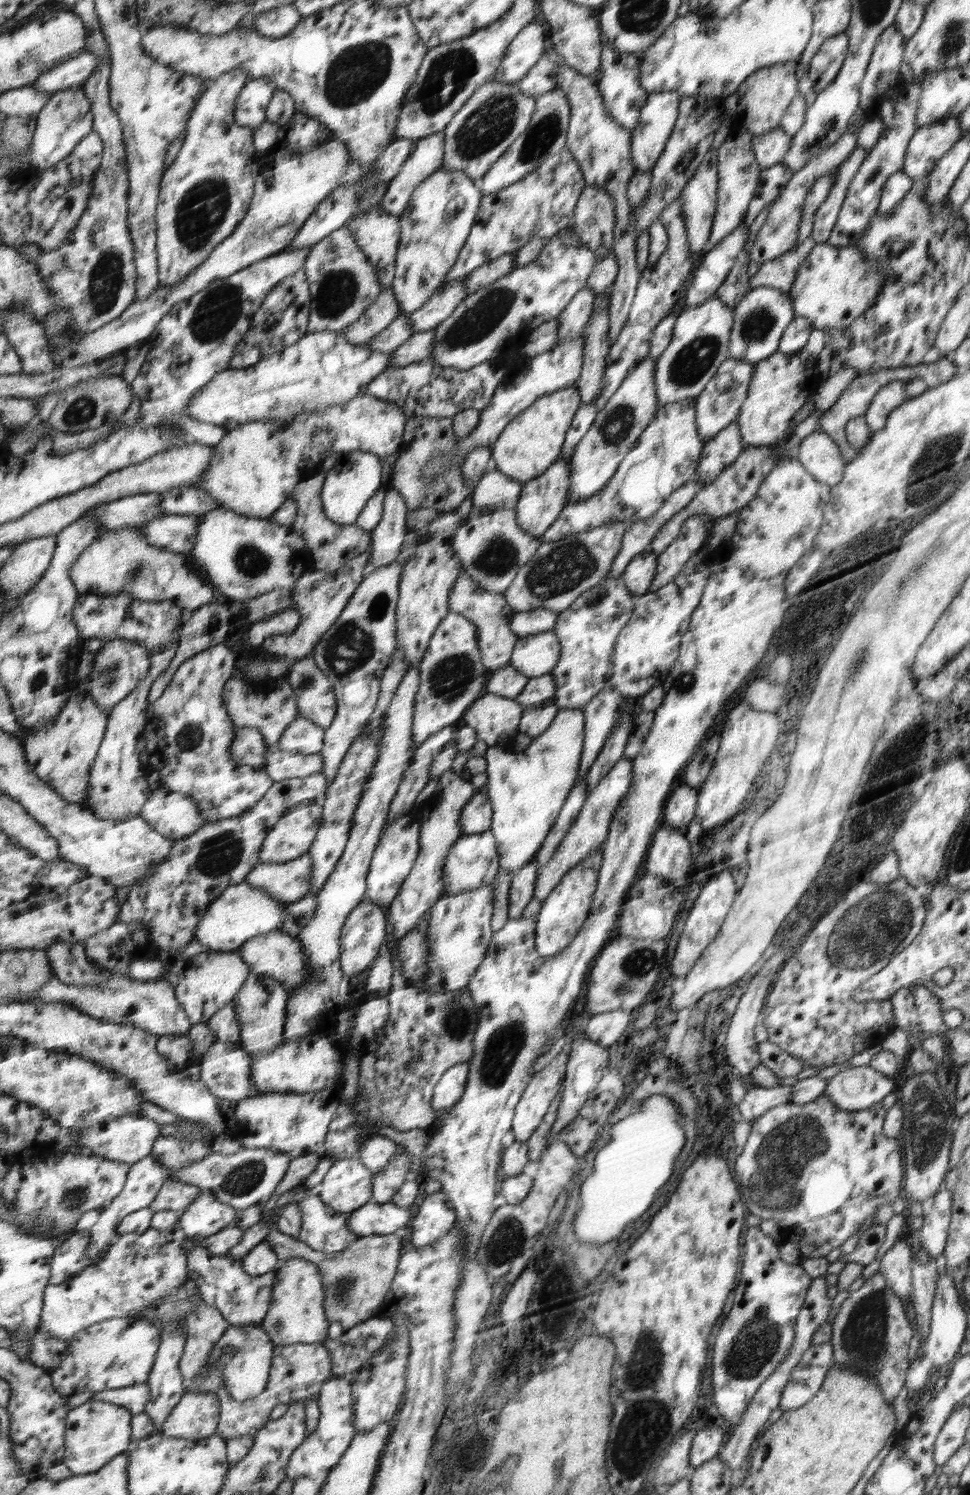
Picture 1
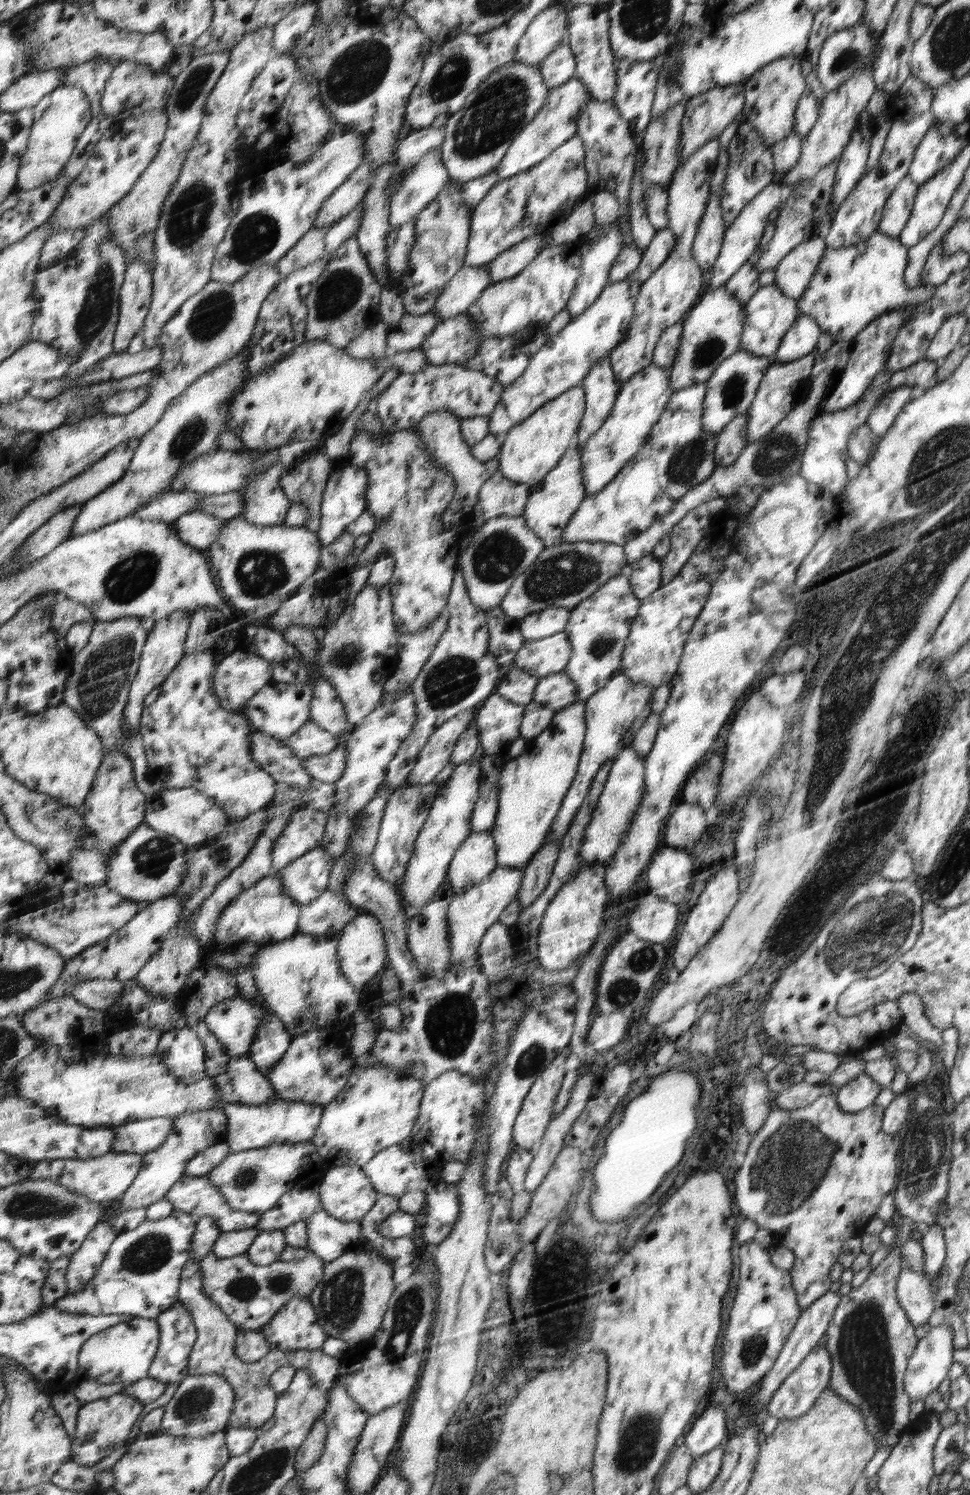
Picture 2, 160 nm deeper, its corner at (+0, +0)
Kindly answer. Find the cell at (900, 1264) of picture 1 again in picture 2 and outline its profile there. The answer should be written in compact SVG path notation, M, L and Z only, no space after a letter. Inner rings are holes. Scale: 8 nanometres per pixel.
M905 1268L898 1277L896 1296L914 1327L926 1324L933 1315L935 1299L930 1288L928 1277L909 1268Z

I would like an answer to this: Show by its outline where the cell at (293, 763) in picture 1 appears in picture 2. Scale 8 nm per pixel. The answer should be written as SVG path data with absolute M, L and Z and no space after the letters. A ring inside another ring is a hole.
M340 745L328 754L312 755L303 759L303 765L313 779L328 783L341 780L346 764L347 750Z

